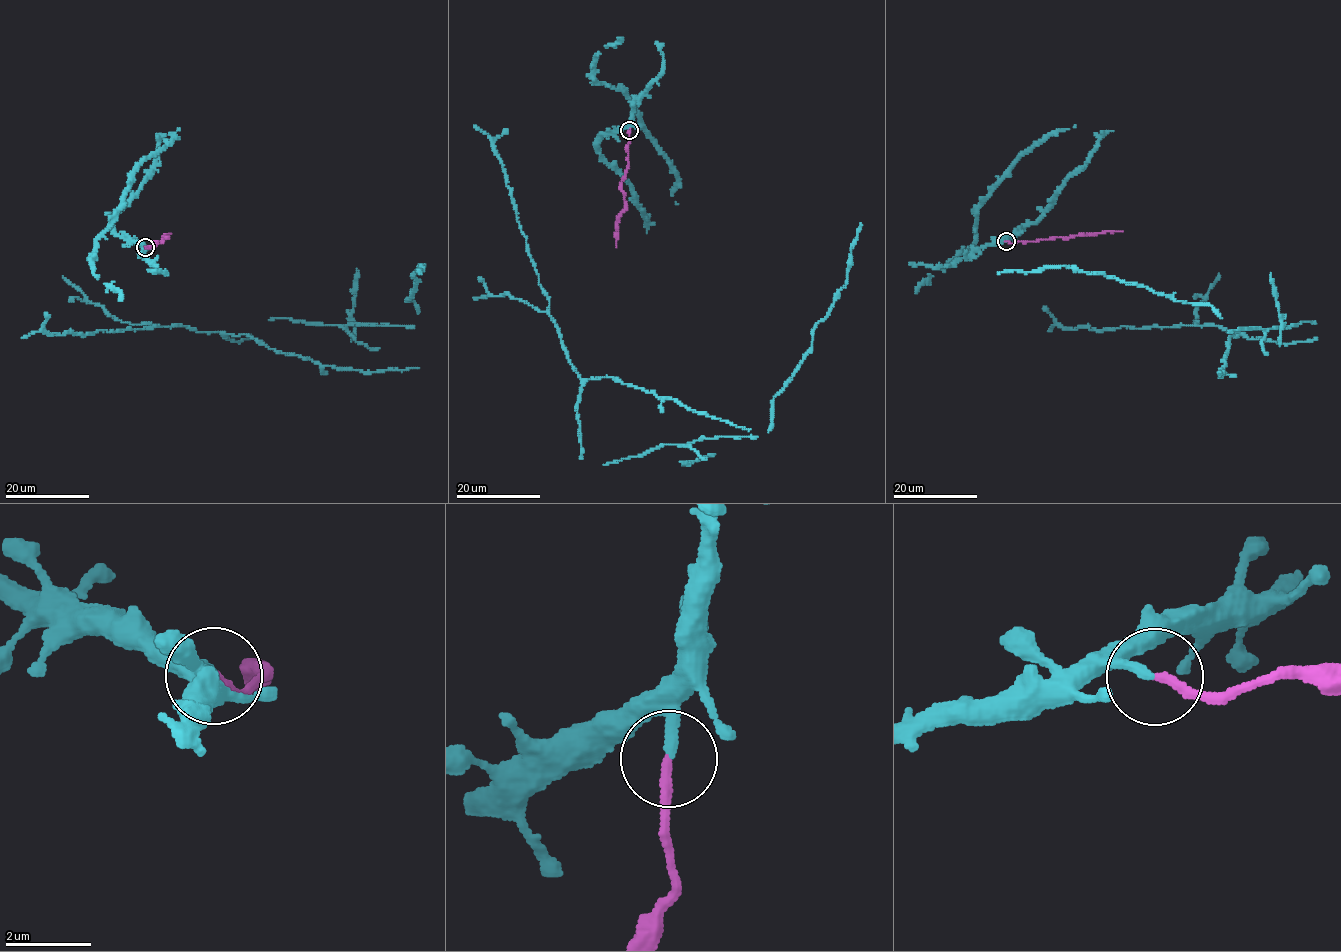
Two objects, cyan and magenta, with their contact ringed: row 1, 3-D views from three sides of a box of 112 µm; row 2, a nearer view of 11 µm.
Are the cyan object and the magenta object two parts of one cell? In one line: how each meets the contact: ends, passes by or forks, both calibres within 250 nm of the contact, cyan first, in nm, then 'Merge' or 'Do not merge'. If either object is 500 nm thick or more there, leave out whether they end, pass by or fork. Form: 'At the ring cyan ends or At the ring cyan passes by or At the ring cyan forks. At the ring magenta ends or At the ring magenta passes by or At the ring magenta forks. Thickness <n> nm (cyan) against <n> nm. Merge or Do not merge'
At the ring cyan ends. At the ring magenta ends. Thickness 240 nm (cyan) against 200 nm. Do not merge

